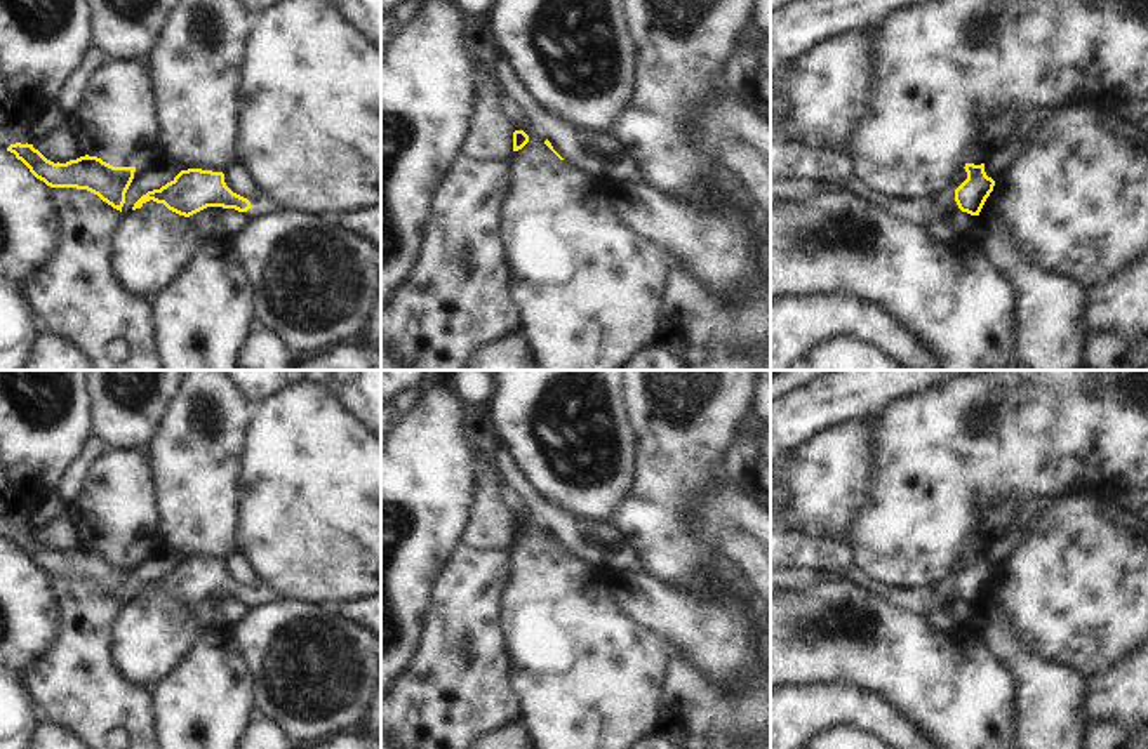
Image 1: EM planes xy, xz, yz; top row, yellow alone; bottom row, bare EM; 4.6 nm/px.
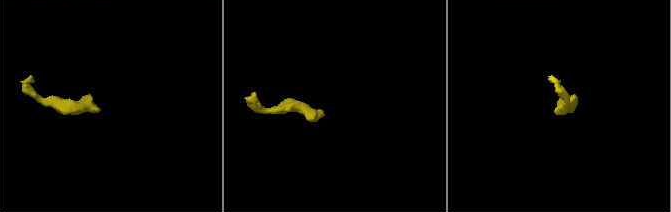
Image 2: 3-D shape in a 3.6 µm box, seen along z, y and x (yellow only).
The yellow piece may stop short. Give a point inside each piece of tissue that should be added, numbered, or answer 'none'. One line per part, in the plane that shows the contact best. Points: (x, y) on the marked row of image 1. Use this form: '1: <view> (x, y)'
1: xy (263, 205).

